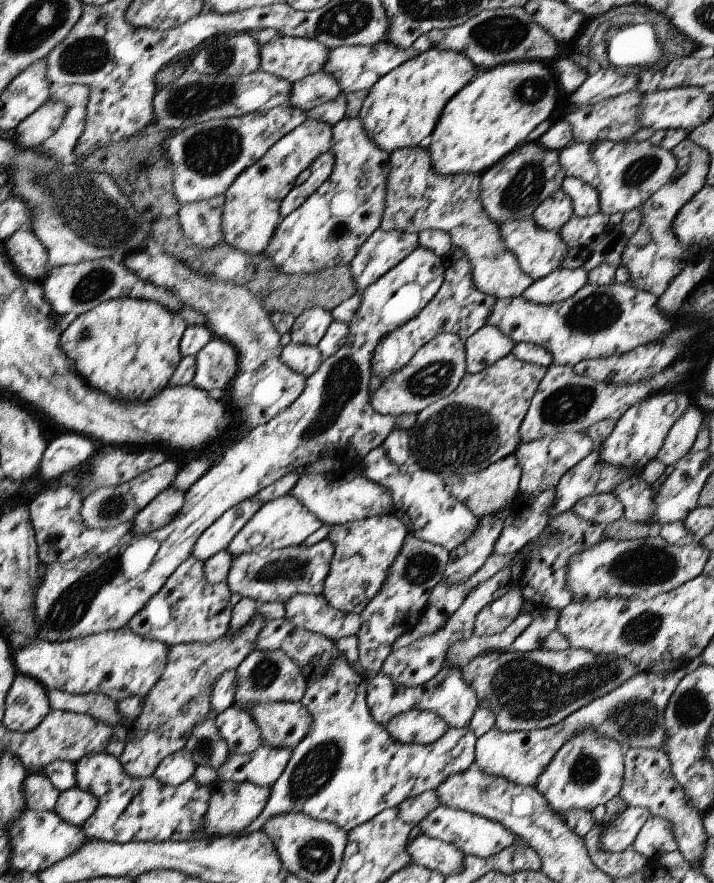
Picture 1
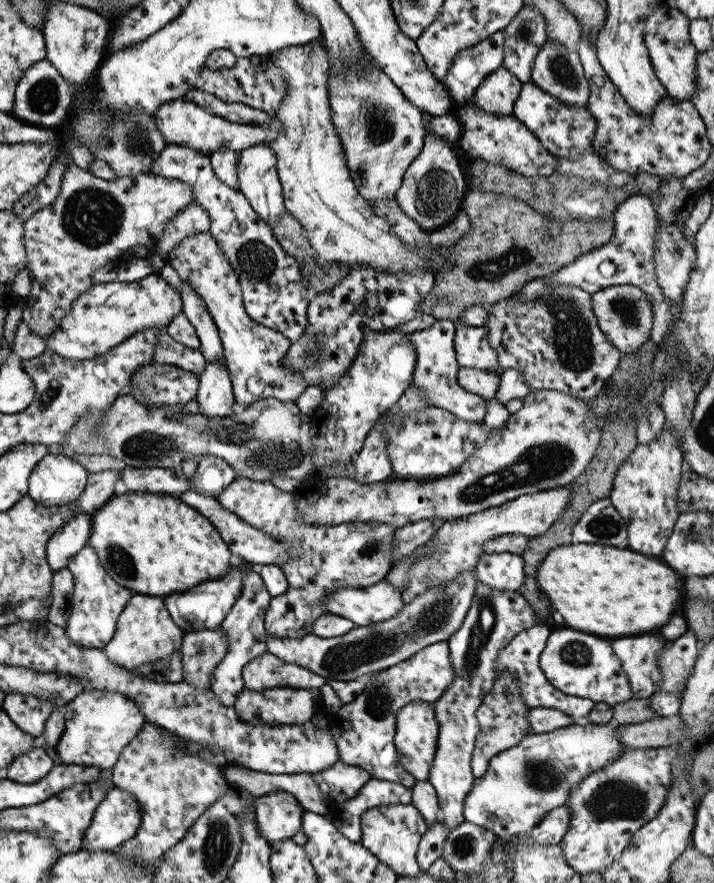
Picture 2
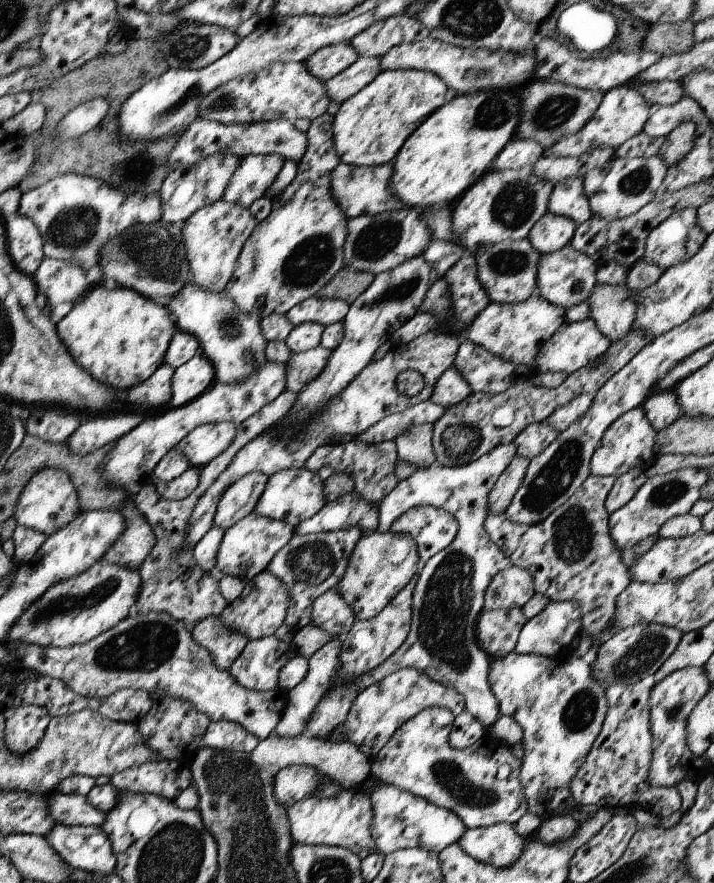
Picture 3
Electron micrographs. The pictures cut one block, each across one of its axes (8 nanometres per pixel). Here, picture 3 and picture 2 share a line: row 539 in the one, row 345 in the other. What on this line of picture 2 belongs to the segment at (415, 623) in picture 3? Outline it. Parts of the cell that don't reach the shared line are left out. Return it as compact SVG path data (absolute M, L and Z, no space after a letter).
M455 321L453 328L453 353L460 368L477 368L499 374L495 350L491 349L486 338L486 328L469 327Z

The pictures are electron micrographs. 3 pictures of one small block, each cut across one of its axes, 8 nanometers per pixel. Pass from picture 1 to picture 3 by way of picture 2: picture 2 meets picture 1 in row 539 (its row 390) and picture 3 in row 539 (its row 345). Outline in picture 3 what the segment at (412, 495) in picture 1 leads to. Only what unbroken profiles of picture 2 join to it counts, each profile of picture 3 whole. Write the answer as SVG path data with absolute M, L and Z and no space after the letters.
M415 506L393 520L397 531L409 534L418 552L418 565L443 550L455 538L458 526L455 517L435 506Z

